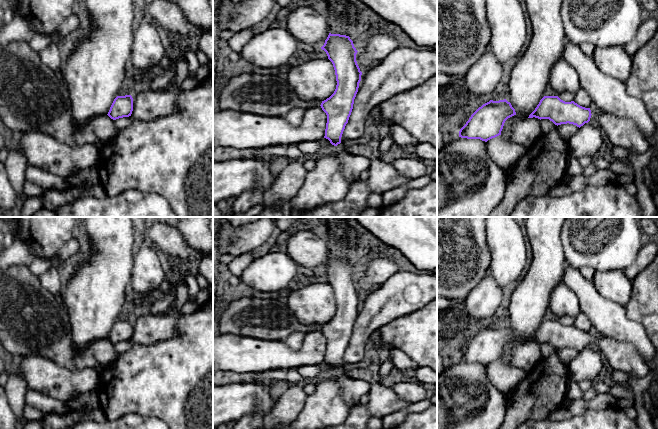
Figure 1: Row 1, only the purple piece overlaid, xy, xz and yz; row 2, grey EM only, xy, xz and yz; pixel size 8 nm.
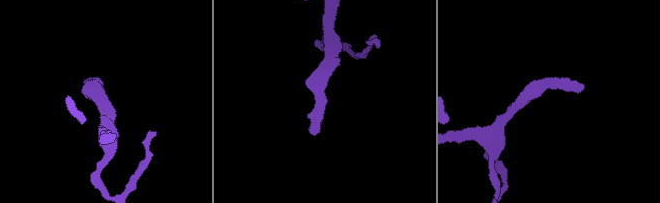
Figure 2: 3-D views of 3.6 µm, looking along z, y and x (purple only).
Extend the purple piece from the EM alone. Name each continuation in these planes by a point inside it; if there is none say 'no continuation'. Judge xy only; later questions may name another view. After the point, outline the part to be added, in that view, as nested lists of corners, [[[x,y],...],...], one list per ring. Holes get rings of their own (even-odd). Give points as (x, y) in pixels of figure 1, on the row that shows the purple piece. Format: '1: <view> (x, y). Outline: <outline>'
no continuation

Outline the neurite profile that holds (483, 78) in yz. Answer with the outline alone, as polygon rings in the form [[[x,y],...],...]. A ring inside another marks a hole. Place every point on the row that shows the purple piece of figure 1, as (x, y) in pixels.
[[[488,46],[466,73],[465,81],[471,94],[492,99],[499,90],[502,74],[503,65]]]

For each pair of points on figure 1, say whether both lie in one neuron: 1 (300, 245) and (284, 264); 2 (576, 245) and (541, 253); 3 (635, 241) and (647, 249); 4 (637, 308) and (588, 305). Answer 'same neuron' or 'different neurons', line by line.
1: different neurons
2: different neurons
3: different neurons
4: different neurons

